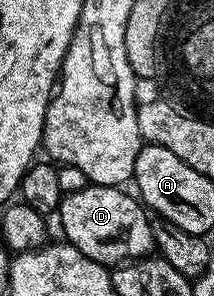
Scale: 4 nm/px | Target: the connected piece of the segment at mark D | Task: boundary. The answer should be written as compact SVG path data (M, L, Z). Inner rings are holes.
M89 184L81 188L81 192L64 194L57 211L57 219L63 225L62 237L85 252L89 260L108 268L136 258L146 258L155 245L148 211L134 193L126 194L125 191L117 186Z

